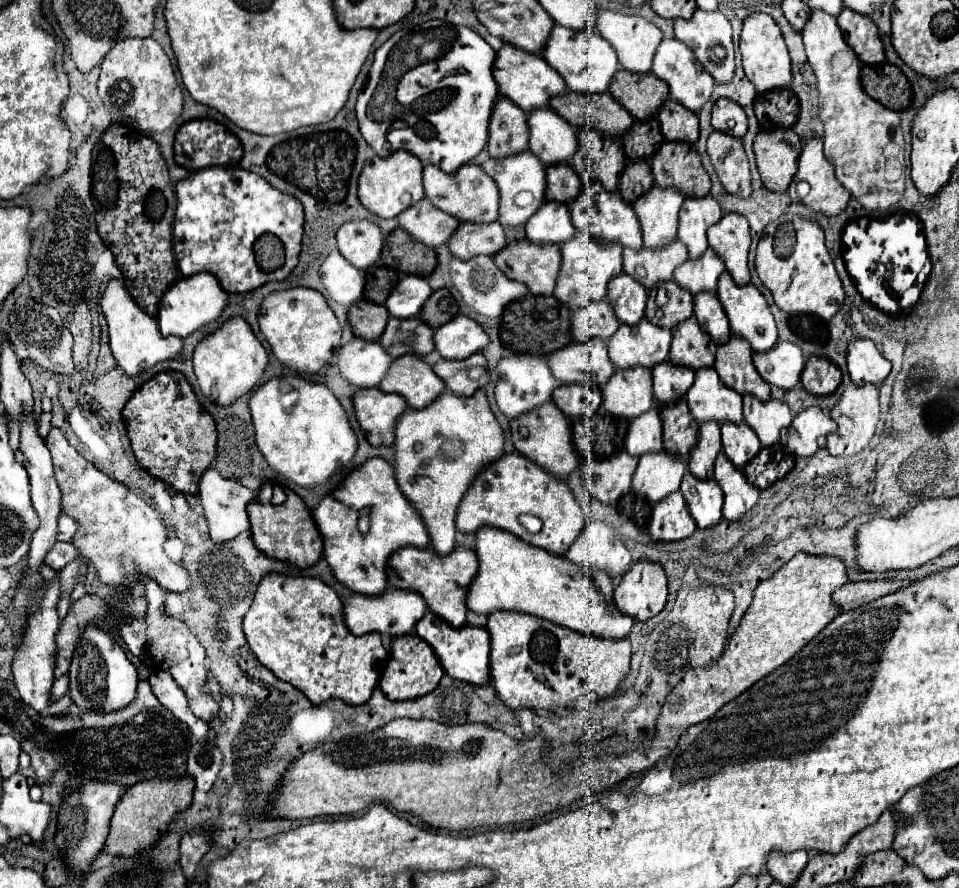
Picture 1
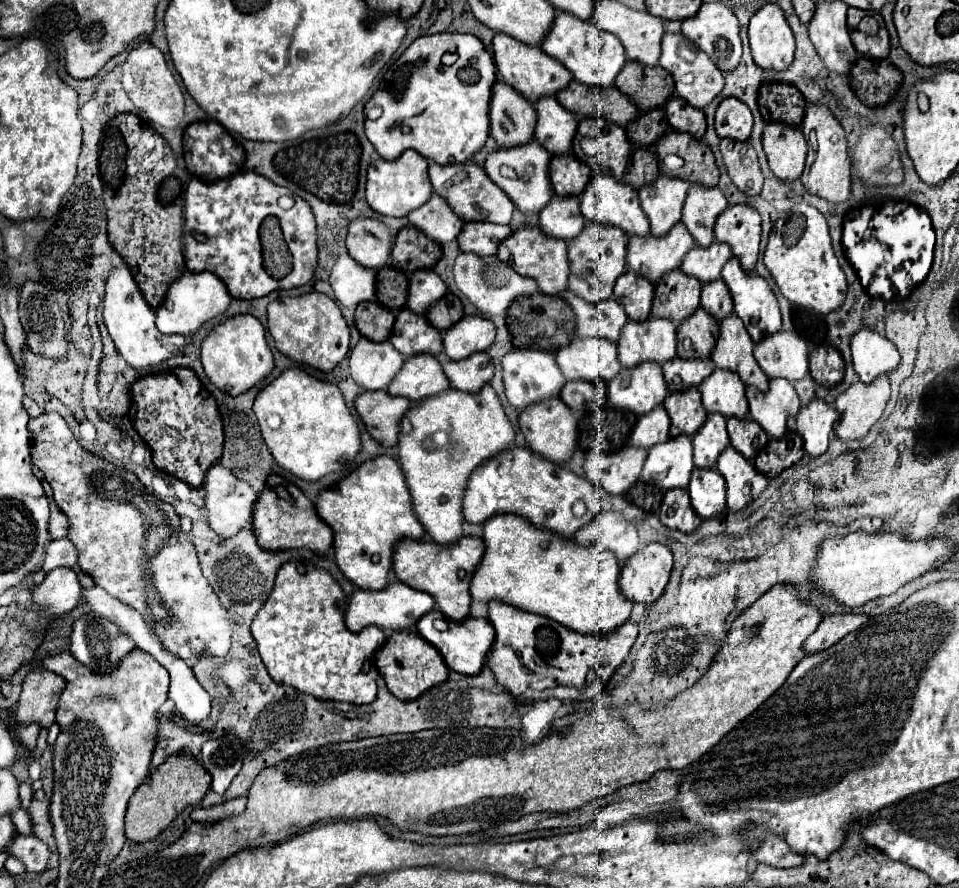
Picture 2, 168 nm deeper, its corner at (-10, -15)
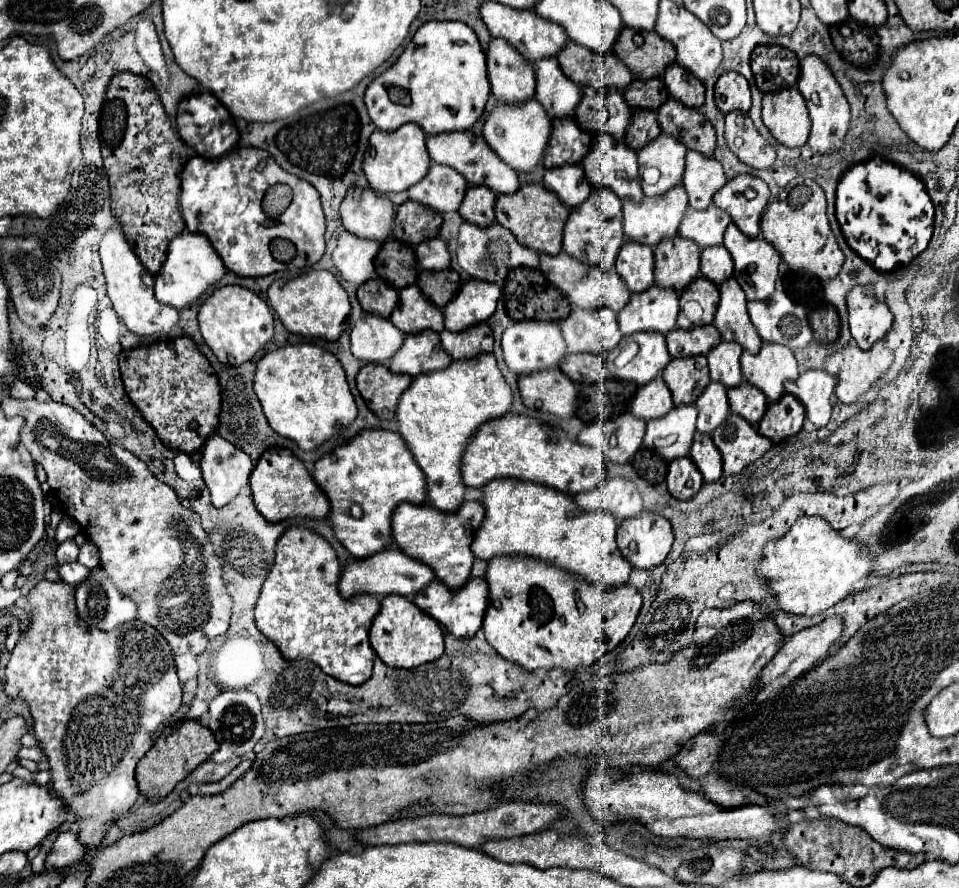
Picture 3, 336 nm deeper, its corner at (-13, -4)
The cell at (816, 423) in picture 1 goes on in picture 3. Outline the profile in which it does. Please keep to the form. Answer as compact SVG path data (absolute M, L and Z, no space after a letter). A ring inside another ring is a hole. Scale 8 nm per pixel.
M808 369L800 373L796 381L784 383L784 389L804 405L806 417L816 427L824 427L830 421L834 387L836 387L836 377L820 369Z

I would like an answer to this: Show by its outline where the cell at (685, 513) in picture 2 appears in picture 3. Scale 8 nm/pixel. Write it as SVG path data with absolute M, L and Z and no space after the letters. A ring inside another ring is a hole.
M678 457L668 467L668 491L676 499L690 499L702 487L702 475L690 457Z

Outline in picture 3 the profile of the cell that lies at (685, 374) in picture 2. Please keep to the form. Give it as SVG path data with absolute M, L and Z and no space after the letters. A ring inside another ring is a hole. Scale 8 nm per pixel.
M712 325L694 327L694 329L672 329L666 335L668 351L672 357L690 357L690 355L706 355L720 341L718 329Z

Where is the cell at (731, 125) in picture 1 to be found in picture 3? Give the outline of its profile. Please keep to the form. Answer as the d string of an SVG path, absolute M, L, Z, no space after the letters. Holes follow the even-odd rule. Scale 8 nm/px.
M726 71L718 77L714 87L716 107L722 113L730 113L732 109L748 111L750 109L750 87L744 77L736 71Z

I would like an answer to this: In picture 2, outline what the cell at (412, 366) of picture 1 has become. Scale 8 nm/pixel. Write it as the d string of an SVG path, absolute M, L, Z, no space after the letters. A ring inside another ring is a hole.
M409 356L387 388L391 396L403 396L413 402L421 402L445 390L449 390L449 380L435 356Z

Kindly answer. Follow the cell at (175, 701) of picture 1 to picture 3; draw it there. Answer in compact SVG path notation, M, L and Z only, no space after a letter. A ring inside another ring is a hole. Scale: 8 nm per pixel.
M78 561L58 565L58 575L60 575L60 579L64 579L64 581L68 581L68 583L72 583L72 585L78 585L88 573L90 573L90 569L84 567L84 565L80 565Z

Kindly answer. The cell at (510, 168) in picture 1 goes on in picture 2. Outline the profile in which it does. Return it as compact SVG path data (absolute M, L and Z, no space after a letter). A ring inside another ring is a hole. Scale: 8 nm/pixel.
M533 140L525 146L499 148L497 152L491 152L487 156L487 162L485 162L485 172L513 200L517 210L521 210L525 216L529 216L529 214L539 214L549 204L549 200L553 198L553 188L551 188L551 182L549 182L549 162L551 162L549 152L545 152L545 148L541 148ZM501 166L513 168L517 172L517 178L515 180L503 178L501 176Z

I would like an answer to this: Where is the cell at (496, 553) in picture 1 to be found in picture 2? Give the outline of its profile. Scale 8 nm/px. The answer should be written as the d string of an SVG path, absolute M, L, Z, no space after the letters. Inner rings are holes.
M513 514L493 516L485 522L485 556L471 580L471 596L477 602L491 600L539 614L579 634L615 634L631 616L633 604L621 596L619 566L601 548L579 546L555 534L537 530L525 518Z

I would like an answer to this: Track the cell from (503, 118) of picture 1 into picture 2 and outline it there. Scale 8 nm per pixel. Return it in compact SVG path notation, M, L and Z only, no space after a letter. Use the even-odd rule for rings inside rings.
M497 82L493 88L489 118L491 136L499 148L523 146L535 136L537 116L533 104L525 104L525 100L503 82Z

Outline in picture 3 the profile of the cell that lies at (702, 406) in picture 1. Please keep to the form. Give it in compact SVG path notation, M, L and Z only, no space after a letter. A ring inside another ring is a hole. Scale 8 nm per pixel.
M720 341L712 351L708 351L710 377L726 387L736 387L742 383L740 369L742 345L736 341Z

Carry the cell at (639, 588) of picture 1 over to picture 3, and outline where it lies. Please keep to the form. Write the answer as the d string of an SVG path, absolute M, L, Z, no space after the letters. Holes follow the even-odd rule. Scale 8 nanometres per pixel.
M642 511L618 527L618 547L622 555L638 569L660 565L670 553L674 533L670 521L658 513Z

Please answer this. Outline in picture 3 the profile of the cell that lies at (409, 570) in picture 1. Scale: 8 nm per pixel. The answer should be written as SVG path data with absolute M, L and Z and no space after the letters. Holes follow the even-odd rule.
M464 501L456 513L440 513L432 505L400 503L392 513L392 535L396 545L414 559L432 567L436 577L450 589L462 587L470 579L474 553L470 549L476 529L484 519L484 507L478 501Z

